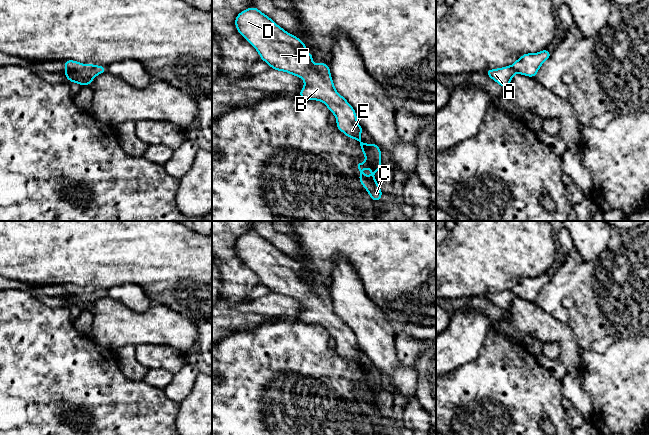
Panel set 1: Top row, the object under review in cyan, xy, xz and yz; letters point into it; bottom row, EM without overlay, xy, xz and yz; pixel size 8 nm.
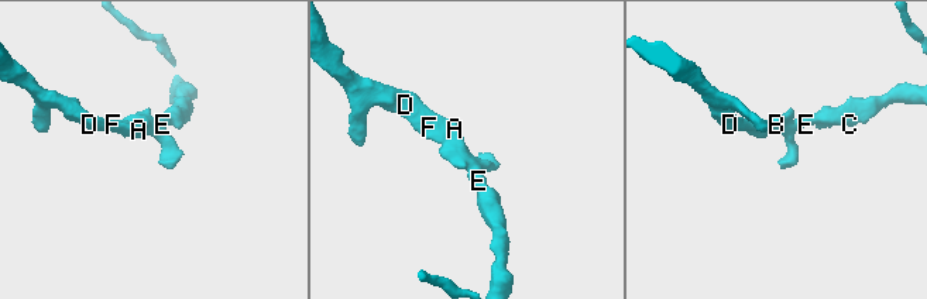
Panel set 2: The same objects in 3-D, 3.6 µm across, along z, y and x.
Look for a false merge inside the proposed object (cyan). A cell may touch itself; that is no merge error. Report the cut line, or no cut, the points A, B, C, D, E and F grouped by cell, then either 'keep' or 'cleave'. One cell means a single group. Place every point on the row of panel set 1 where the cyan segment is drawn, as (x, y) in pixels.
cut none; groups A B C D E F; keep

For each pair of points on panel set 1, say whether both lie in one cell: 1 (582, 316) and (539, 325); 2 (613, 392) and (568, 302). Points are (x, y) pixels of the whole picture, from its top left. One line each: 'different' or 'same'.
1: different
2: different

